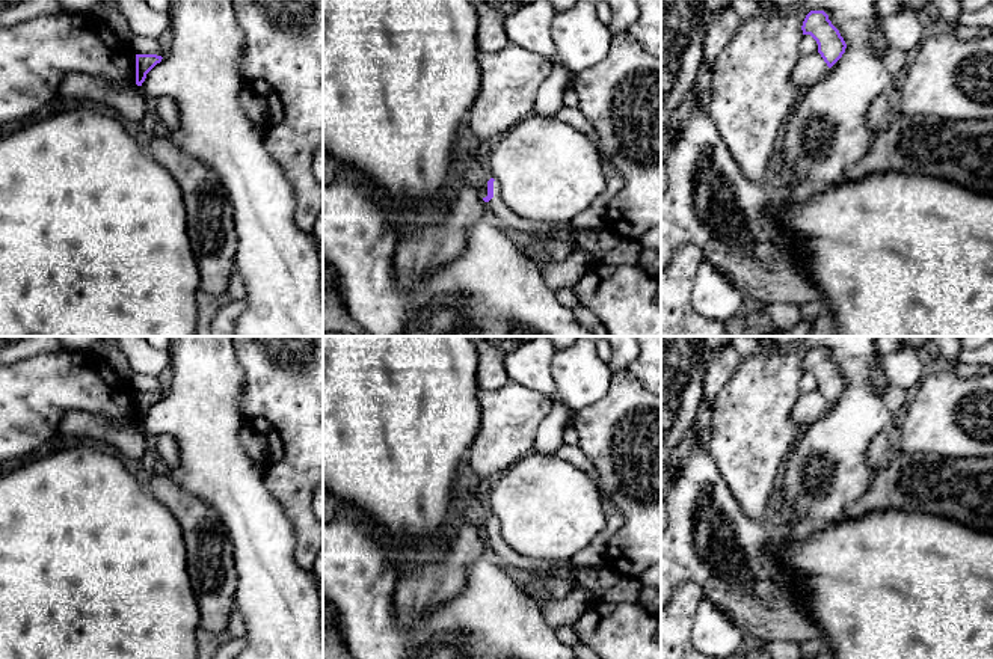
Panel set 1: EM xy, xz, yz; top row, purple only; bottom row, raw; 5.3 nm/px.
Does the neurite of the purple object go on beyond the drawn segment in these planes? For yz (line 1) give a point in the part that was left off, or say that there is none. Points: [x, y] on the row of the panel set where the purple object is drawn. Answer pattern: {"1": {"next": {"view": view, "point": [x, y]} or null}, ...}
{"1": {"next": null}}

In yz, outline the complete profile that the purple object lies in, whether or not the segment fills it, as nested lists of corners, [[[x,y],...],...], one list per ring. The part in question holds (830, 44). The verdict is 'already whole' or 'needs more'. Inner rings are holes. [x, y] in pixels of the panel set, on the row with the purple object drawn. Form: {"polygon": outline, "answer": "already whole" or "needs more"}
{"polygon": [[[810,11],[801,26],[803,35],[810,35],[818,44],[818,53],[832,68],[845,53],[847,44],[824,11]]], "answer": "already whole"}

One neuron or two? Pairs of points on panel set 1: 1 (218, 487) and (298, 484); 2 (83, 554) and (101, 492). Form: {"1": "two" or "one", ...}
{"1": "two", "2": "one"}

